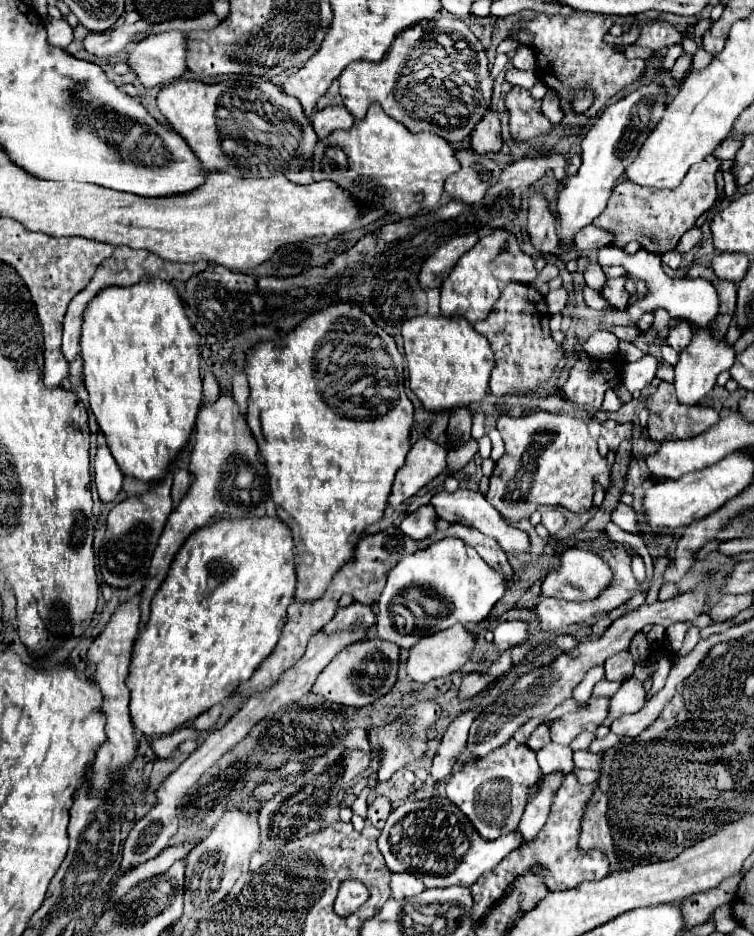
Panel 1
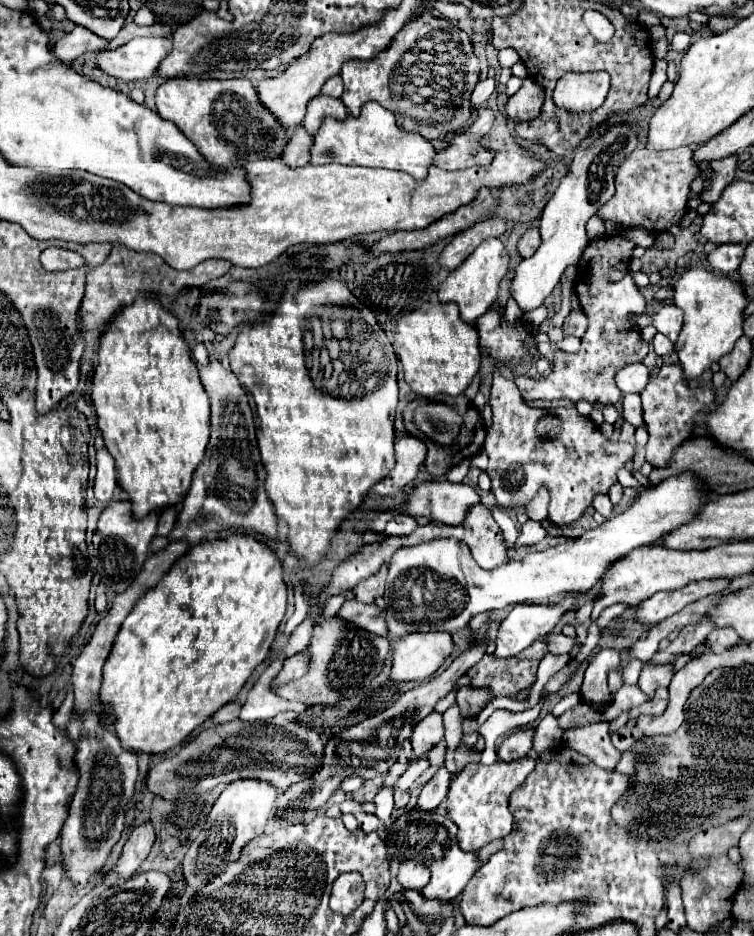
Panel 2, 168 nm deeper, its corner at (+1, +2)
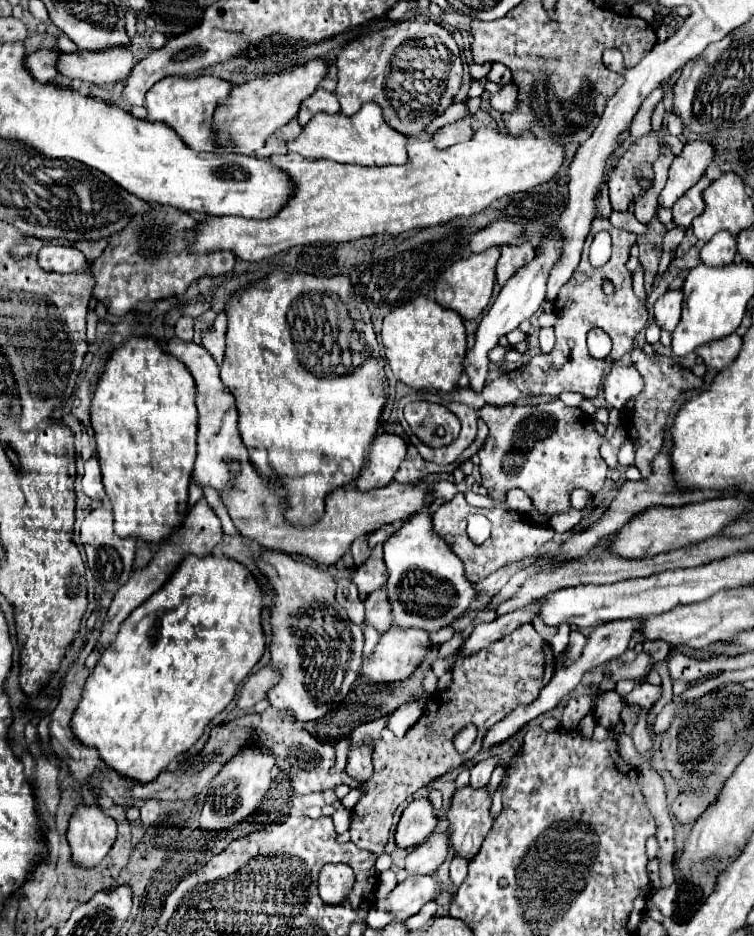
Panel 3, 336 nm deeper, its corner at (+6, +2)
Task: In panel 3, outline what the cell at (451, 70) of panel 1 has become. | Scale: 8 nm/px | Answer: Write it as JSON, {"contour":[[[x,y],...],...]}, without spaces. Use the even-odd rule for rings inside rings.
{"contour":[[[425,15],[397,21],[377,33],[351,41],[341,49],[335,65],[335,93],[317,89],[307,97],[297,117],[301,127],[305,127],[315,113],[339,113],[339,103],[343,115],[353,115],[363,103],[373,101],[383,109],[383,119],[389,127],[403,135],[421,135],[425,125],[451,105],[463,77],[459,47],[451,33]]]}

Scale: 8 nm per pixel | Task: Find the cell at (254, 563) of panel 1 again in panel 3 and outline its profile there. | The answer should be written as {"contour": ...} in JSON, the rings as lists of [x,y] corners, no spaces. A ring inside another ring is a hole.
{"contour":[[[209,555],[205,559],[199,557],[185,557],[185,561],[179,565],[179,569],[171,575],[171,579],[167,581],[167,585],[163,585],[163,589],[159,589],[159,593],[155,593],[151,599],[147,599],[143,605],[139,605],[119,627],[119,633],[115,637],[115,641],[111,641],[111,645],[101,653],[93,673],[85,679],[83,685],[83,697],[75,709],[75,715],[71,719],[71,727],[73,727],[73,735],[79,739],[79,743],[87,745],[87,747],[95,747],[99,751],[99,757],[103,757],[105,765],[115,769],[119,775],[133,779],[133,781],[141,781],[141,783],[149,783],[153,781],[163,769],[167,769],[167,765],[181,753],[187,753],[195,741],[203,735],[205,727],[209,725],[209,721],[219,715],[235,697],[237,693],[237,685],[249,675],[249,671],[257,665],[257,661],[261,659],[263,651],[265,651],[265,635],[261,631],[261,601],[263,601],[263,591],[257,585],[257,581],[253,579],[253,575],[237,561],[227,559],[227,557],[217,557],[217,555]]]}

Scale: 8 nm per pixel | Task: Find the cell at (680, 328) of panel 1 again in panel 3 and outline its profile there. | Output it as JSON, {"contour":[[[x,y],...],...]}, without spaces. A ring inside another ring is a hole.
{"contour":[[[669,289],[665,291],[653,305],[655,309],[655,321],[661,329],[673,333],[681,319],[681,309],[683,309],[683,291],[681,289]]]}

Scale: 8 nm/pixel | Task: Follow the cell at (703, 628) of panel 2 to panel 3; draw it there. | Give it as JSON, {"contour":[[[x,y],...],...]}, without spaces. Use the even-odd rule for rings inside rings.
{"contour":[[[633,649],[625,651],[625,655],[615,657],[607,663],[607,667],[603,669],[605,677],[611,677],[613,681],[621,681],[621,679],[641,679],[647,671],[649,665],[649,655],[645,651],[635,653]]]}

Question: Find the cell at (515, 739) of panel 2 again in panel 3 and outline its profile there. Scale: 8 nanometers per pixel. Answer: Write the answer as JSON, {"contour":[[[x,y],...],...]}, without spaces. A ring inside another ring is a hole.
{"contour":[[[489,757],[489,759],[481,761],[479,765],[475,765],[471,769],[471,775],[469,775],[469,787],[475,787],[475,789],[485,787],[489,783],[489,777],[491,777],[495,765],[497,765],[497,759],[495,757]]]}

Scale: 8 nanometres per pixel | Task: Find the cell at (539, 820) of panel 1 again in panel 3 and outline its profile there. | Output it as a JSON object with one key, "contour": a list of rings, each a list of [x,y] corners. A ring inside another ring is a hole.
{"contour":[[[453,857],[453,861],[451,861],[451,881],[455,883],[455,887],[459,887],[465,881],[465,877],[467,877],[467,865],[469,865],[467,859]]]}

